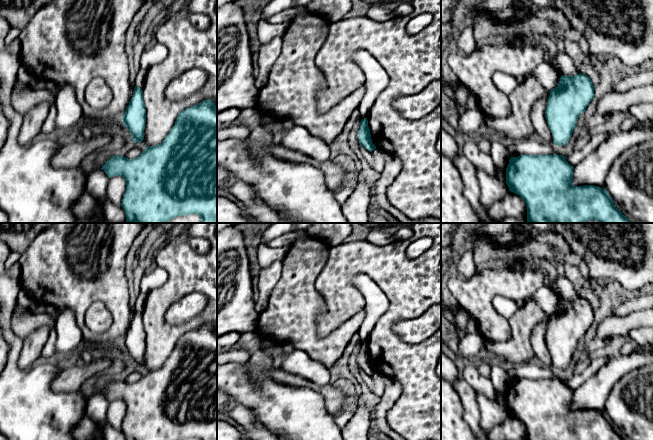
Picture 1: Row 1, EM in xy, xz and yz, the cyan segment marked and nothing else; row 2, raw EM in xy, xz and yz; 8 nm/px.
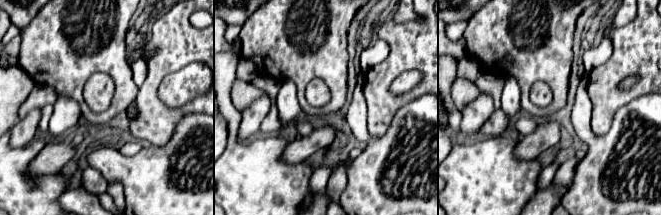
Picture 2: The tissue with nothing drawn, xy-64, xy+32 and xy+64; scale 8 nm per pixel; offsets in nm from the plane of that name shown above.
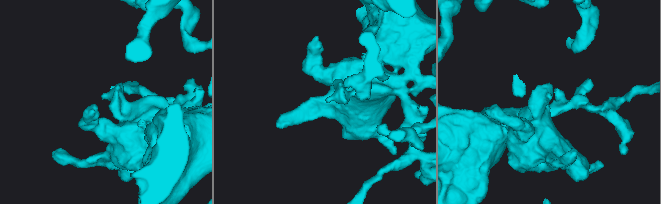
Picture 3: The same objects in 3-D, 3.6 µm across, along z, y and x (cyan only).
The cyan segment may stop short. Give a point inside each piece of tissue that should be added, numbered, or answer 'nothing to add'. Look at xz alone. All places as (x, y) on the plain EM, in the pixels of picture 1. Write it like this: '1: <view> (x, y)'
nothing to add

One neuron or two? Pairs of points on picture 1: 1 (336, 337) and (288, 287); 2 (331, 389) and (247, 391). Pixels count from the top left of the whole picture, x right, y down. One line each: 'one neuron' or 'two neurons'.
1: one neuron
2: two neurons

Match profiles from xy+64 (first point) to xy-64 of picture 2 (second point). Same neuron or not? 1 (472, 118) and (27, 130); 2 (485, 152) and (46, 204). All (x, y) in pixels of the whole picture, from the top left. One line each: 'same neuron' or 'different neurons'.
1: same neuron
2: same neuron

